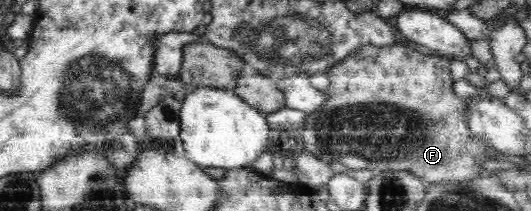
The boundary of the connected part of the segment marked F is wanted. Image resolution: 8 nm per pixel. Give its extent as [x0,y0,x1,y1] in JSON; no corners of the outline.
[299,43,494,182]

